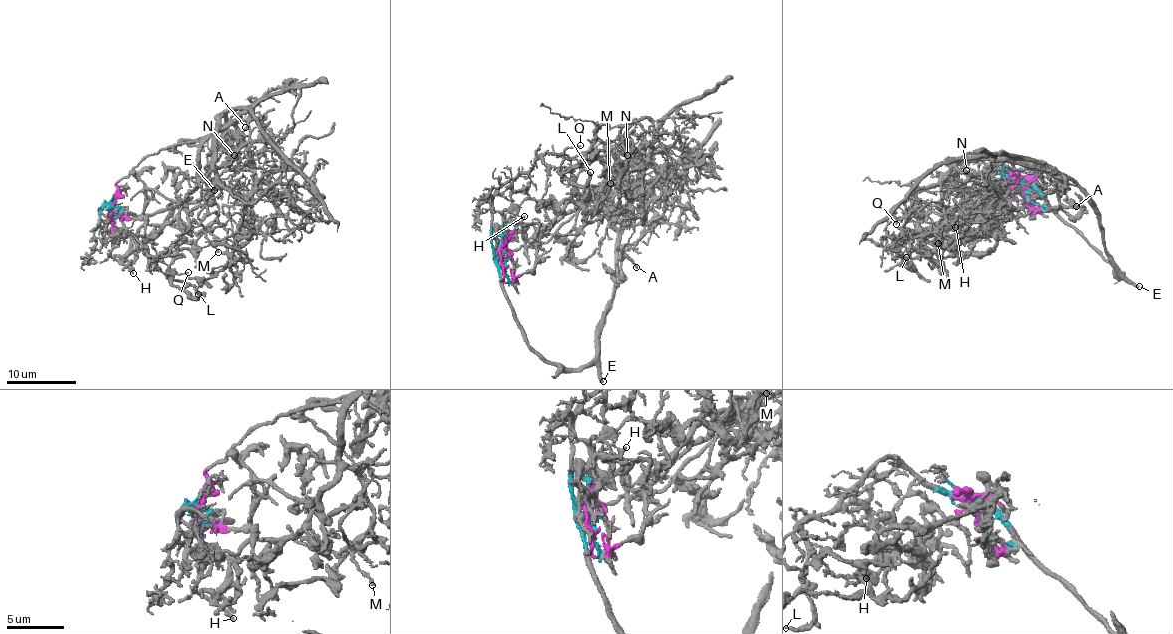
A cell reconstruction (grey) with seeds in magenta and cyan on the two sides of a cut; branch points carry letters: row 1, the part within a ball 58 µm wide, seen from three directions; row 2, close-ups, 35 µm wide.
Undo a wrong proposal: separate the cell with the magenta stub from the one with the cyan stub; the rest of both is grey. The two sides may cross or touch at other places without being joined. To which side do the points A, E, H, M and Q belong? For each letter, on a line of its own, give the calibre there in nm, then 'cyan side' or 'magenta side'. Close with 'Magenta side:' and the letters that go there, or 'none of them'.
A: calibre 190 nm; magenta side
E: calibre 360 nm; cyan side
H: calibre 260 nm; magenta side
M: calibre 130 nm; magenta side
Q: calibre 130 nm; cyan side
Magenta side: A, H, M

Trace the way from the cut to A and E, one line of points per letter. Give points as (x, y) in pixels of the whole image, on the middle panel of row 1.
A: (501, 256), (552, 239), (592, 199), (632, 183), (648, 186), (642, 235), (619, 250), (637, 267)
E: (501, 256), (498, 251), (499, 283), (532, 347), (564, 367), (596, 366), (603, 382)

